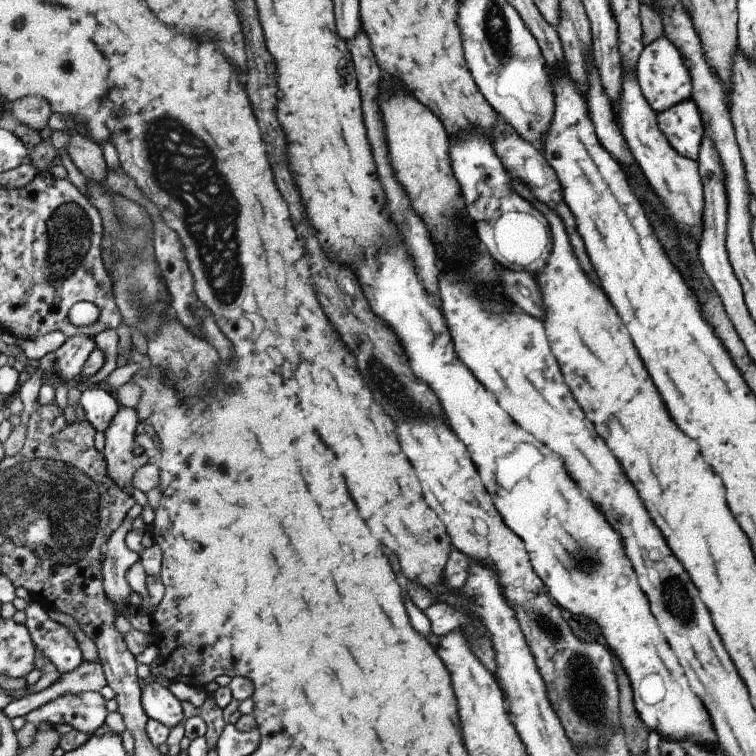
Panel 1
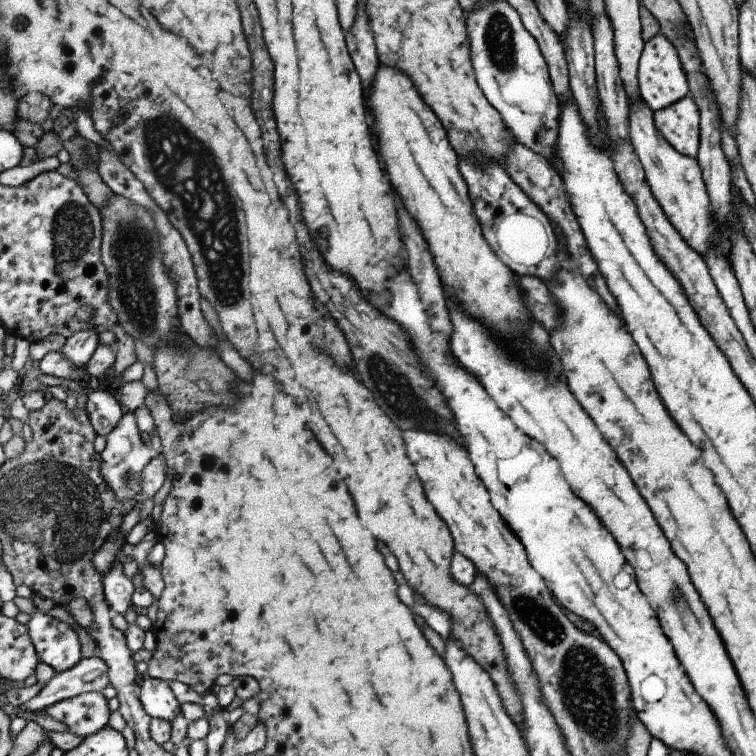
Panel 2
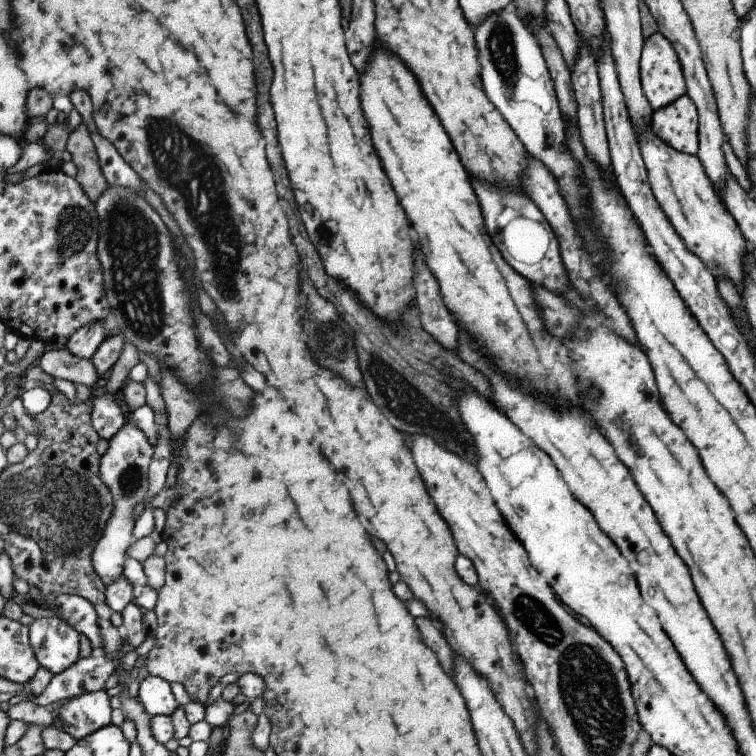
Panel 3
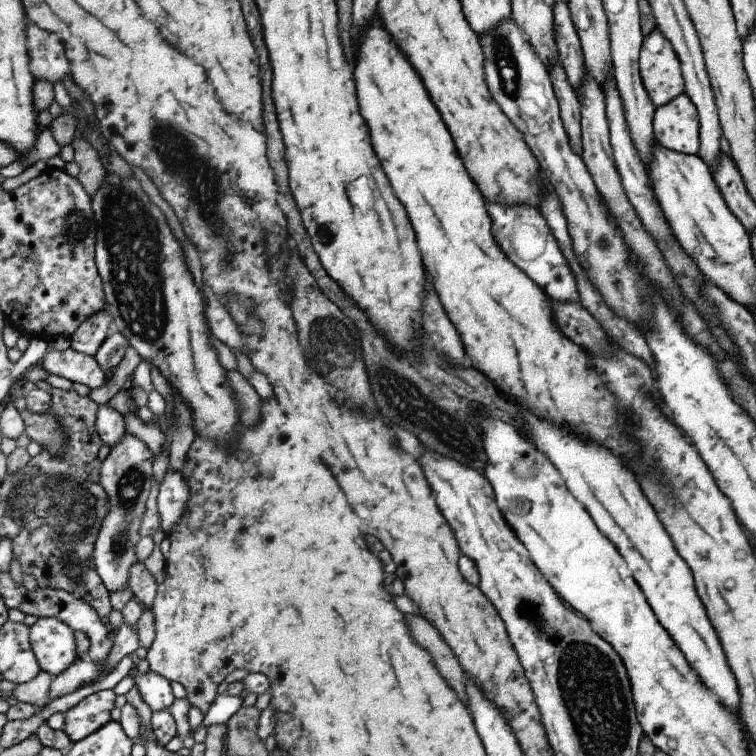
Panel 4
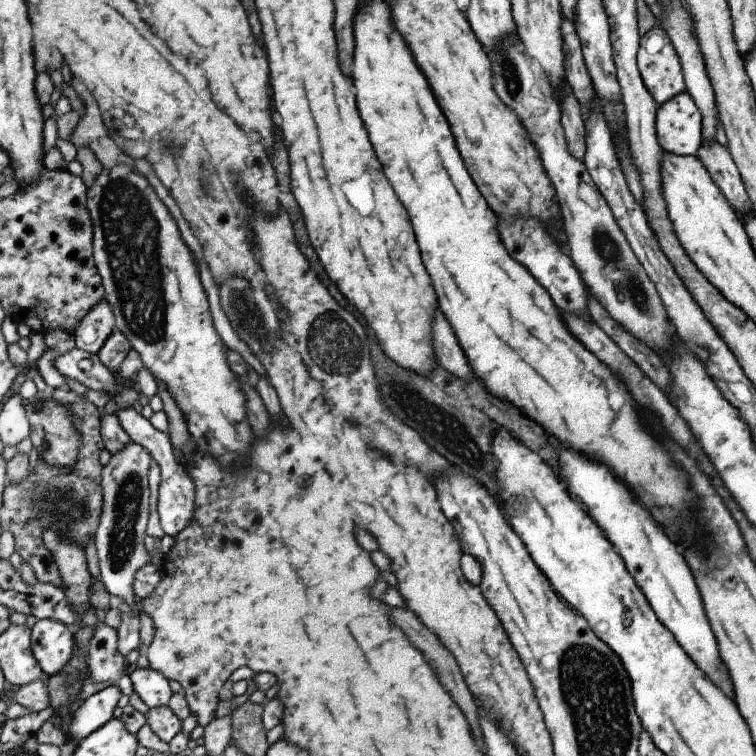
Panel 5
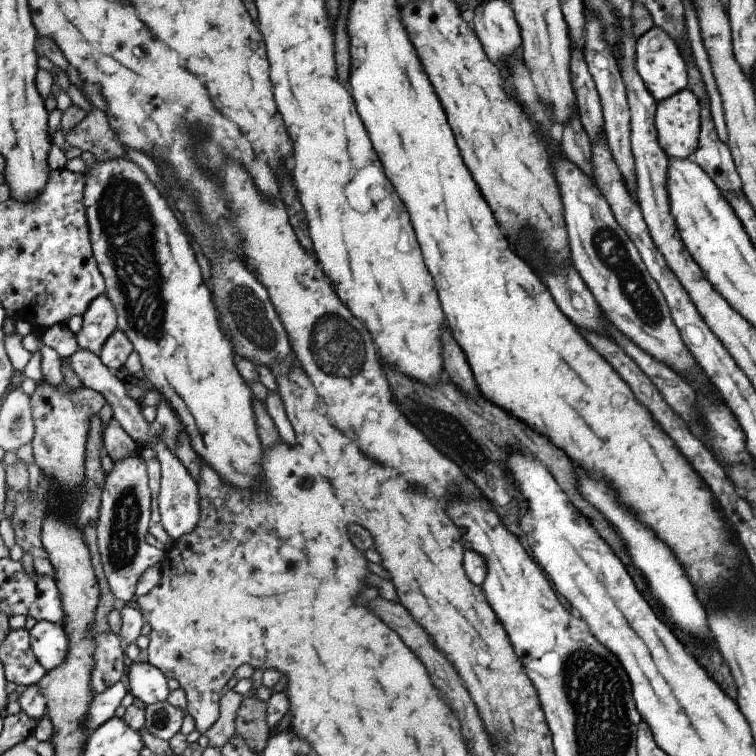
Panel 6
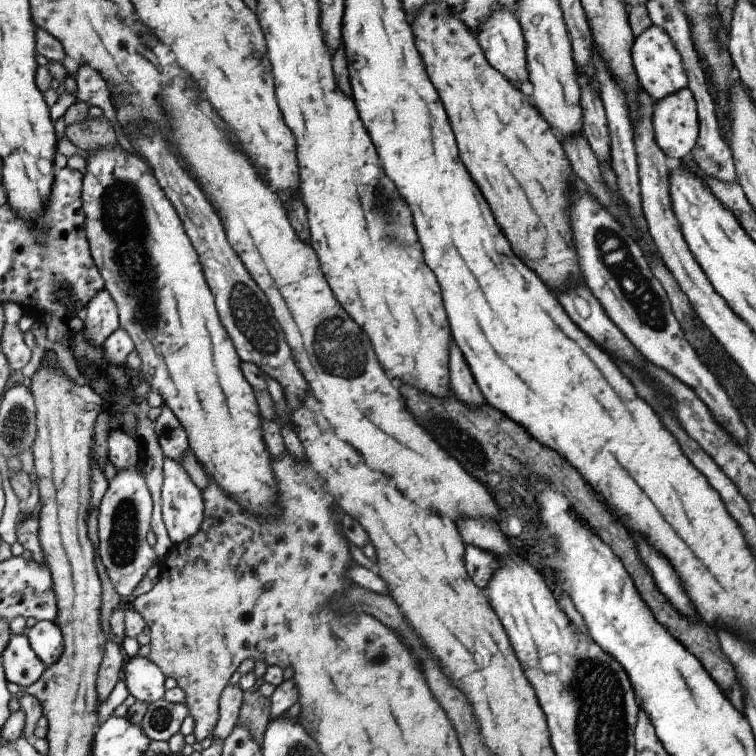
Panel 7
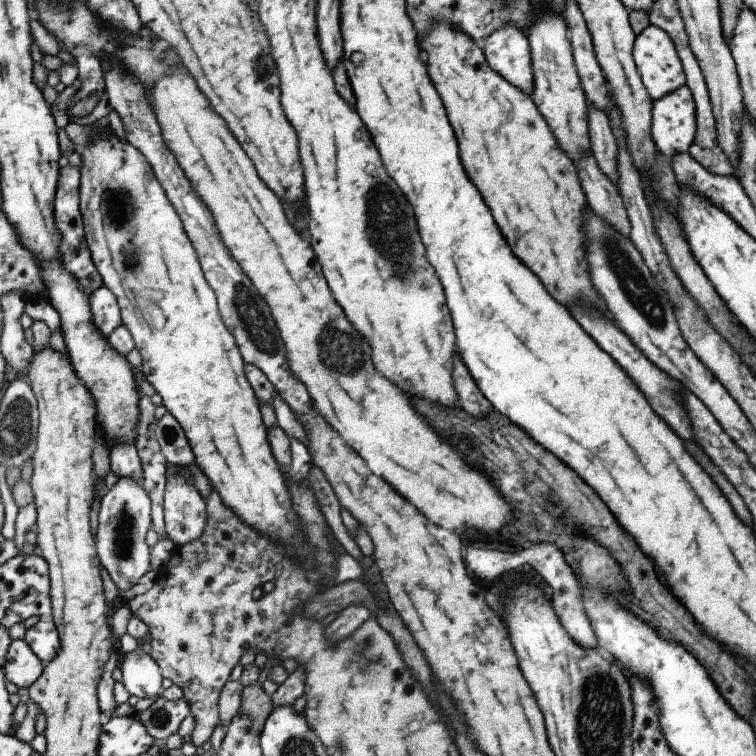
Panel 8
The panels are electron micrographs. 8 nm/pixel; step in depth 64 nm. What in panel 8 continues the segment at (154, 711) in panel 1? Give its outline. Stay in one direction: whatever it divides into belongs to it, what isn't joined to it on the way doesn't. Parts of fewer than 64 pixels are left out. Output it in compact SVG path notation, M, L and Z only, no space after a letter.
M141 646L133 650L131 654L123 654L121 658L121 672L123 672L123 684L127 690L137 698L153 698L163 696L163 670L159 662L147 654Z

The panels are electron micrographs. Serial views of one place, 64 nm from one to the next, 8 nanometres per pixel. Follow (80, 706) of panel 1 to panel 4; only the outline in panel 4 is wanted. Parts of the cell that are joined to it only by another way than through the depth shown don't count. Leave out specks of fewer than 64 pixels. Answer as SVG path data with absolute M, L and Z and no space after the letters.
M103 690L85 698L77 708L65 714L63 730L73 738L73 742L81 742L87 736L99 732L107 724L111 724L111 712L115 708L115 690Z

